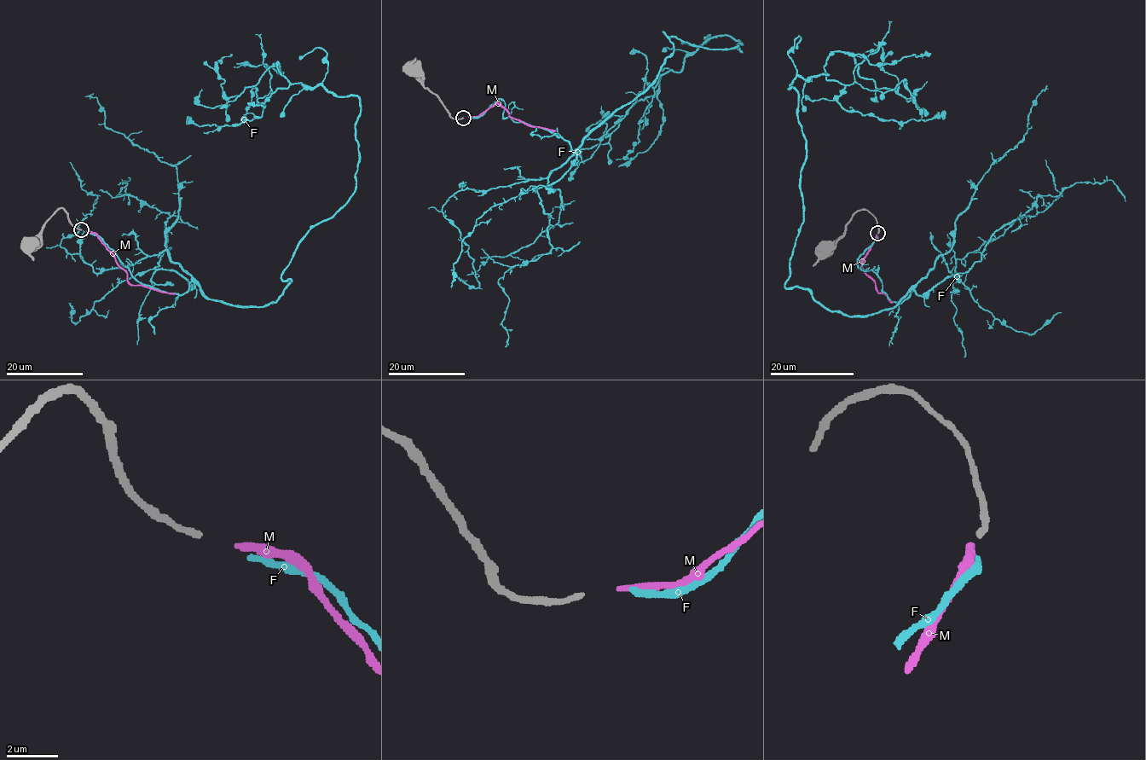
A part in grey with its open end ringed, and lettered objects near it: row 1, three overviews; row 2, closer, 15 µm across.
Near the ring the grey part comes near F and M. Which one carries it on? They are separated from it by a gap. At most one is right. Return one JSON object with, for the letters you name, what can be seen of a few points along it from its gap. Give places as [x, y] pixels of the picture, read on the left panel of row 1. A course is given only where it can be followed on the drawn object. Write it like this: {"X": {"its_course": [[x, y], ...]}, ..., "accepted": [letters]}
{"M": {"its_course": [[86, 230], [95, 234], [127, 273], [127, 280], [130, 284], [175, 293]]}, "accepted": ["M"]}

